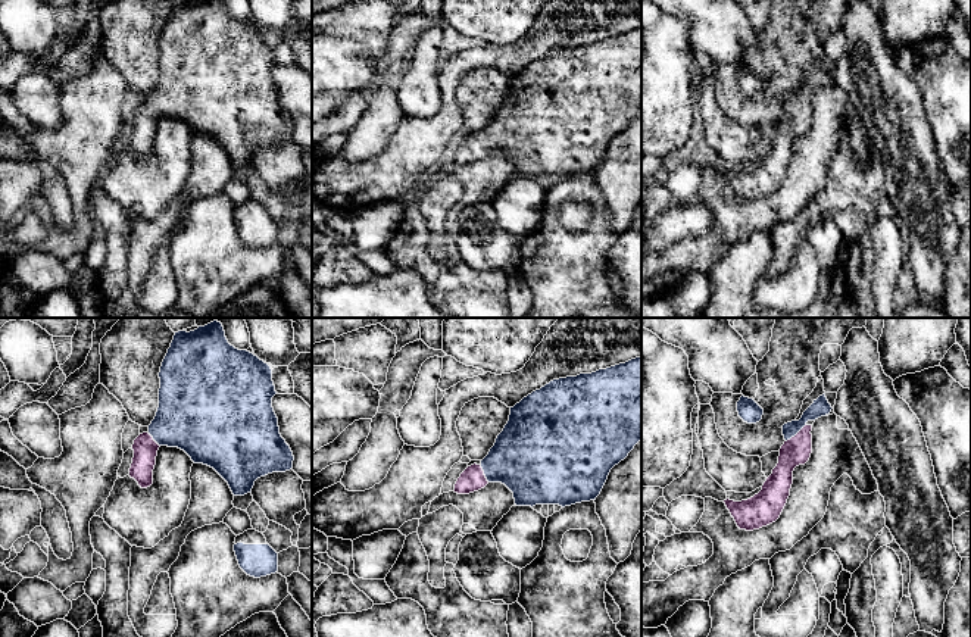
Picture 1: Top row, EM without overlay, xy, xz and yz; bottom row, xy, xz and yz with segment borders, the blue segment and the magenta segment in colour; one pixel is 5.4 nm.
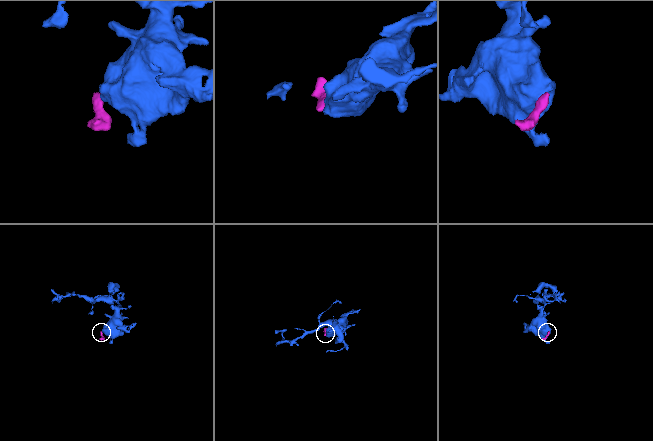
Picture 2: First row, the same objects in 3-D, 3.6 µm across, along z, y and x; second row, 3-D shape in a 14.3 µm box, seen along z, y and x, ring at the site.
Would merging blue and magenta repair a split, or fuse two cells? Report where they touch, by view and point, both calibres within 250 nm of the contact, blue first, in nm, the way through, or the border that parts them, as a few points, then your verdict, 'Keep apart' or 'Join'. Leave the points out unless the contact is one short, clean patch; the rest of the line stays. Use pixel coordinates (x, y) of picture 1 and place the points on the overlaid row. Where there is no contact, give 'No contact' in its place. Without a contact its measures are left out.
Touches blue at yz (795, 434). Thickness 100 nm (blue) against 150 nm. Path across: yz (820, 408), (801, 424), (795, 434), (795, 452). Join

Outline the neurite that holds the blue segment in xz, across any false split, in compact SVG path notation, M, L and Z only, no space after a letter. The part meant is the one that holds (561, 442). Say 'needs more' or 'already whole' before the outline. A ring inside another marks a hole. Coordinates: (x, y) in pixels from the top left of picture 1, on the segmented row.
needs more | M641 357L631 359L625 363L619 363L606 369L599 369L591 374L580 374L577 377L566 377L553 380L540 390L533 391L524 397L519 403L511 408L509 421L503 431L497 435L494 446L480 465L474 463L468 466L455 484L455 493L469 494L484 488L488 483L502 483L512 493L516 506L536 506L536 505L559 505L562 508L581 502L596 500L600 494L611 469L624 460L634 446L641 440Z

